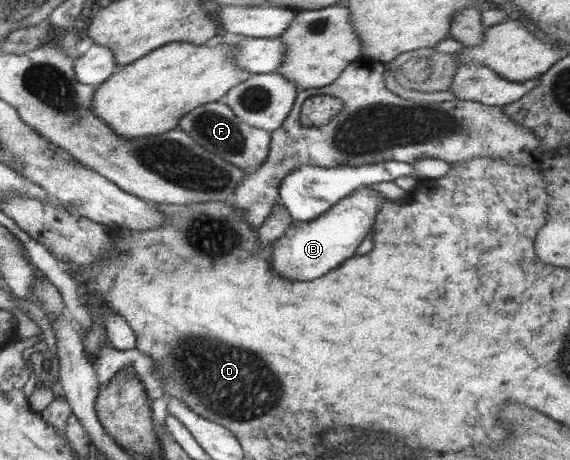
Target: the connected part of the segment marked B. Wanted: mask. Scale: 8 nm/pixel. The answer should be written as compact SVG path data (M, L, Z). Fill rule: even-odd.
M361 187L336 202L316 219L304 223L293 221L284 236L272 244L269 265L279 277L291 281L306 281L322 276L351 258L360 242L371 235L376 213L384 205L384 200L374 190Z

